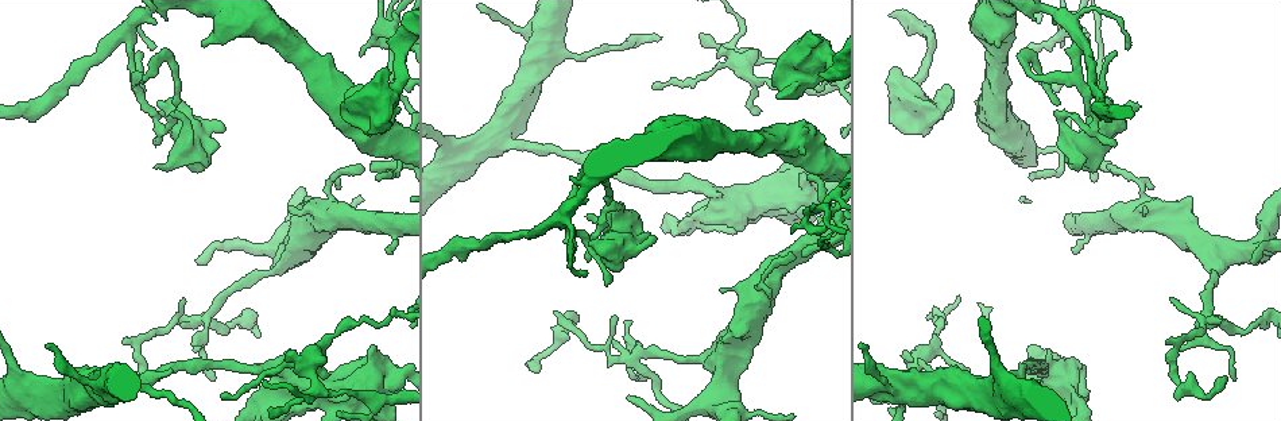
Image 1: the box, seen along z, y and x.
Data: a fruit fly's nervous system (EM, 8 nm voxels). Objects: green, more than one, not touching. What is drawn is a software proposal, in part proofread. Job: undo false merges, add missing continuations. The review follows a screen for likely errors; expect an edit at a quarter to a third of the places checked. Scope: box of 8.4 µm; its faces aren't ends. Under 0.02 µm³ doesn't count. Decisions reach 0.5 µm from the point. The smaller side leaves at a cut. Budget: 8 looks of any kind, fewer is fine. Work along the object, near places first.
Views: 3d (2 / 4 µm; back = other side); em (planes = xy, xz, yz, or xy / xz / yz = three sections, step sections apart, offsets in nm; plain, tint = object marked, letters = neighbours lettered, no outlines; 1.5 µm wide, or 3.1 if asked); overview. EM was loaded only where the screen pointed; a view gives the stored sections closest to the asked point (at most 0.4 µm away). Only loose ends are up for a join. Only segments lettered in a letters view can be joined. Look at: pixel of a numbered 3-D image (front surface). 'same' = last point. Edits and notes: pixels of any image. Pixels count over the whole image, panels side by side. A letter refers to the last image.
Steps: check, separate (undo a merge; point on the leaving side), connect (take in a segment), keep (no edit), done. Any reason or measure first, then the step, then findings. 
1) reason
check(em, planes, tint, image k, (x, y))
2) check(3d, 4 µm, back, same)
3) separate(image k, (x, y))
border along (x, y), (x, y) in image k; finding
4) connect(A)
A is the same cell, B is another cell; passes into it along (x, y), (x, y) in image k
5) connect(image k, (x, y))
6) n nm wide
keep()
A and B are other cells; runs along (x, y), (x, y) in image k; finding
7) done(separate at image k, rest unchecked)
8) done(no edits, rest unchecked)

stops while still wide
check(em, planes, letters, image 1, (156, 163))

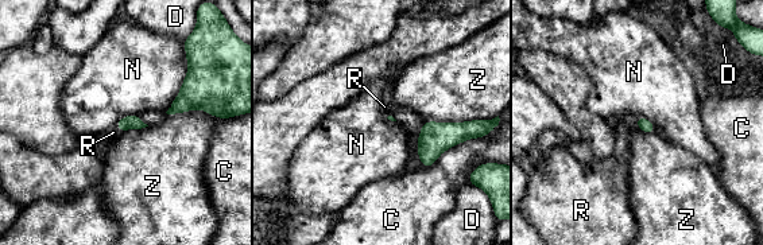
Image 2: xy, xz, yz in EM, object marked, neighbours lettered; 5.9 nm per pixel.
connect(R)
R is the same cell, C, D, N and Z are other cells; it goes on there

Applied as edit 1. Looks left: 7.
free end
check(3d, 4 µm, image 1, (1032, 180))

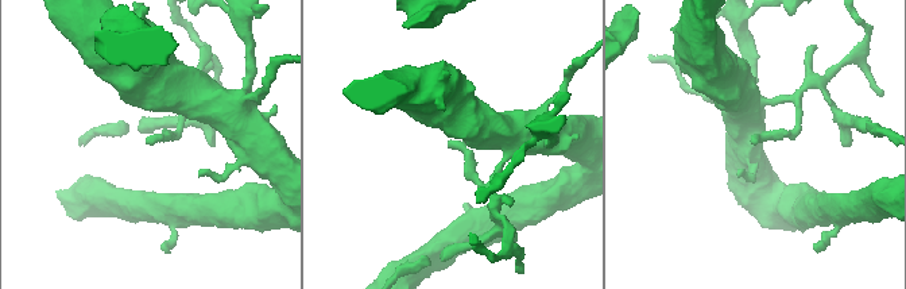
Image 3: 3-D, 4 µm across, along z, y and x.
check(em, planes, tint, image 3, (448, 140))

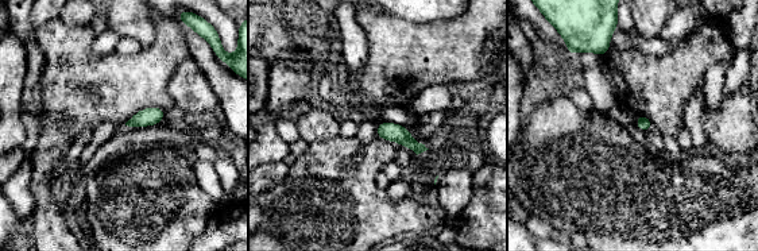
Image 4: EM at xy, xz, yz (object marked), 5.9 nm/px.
check(em, planes, letters, same)

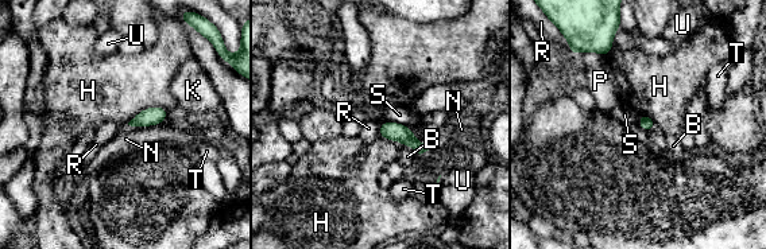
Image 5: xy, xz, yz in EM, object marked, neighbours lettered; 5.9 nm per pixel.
90 nm wide
keep()
B, H, K, N, P, R, S, T and U are other cells; none of them fits

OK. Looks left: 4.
thin end
check(3d, 4 µm, image 1, (1224, 379))

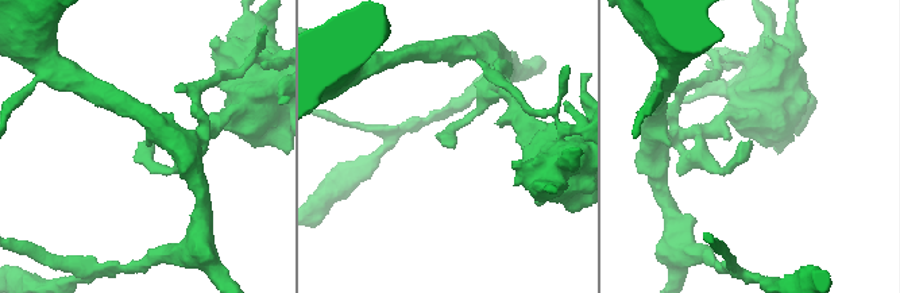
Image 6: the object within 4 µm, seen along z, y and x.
check(em, yz, step 4, tint, image 6, (750, 141))

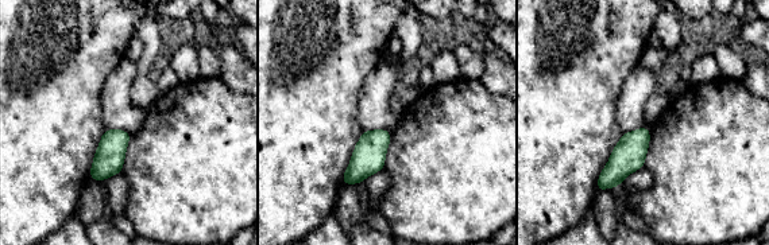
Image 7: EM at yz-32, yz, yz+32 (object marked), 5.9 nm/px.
cut it another way
check(em, planes, letters, same)

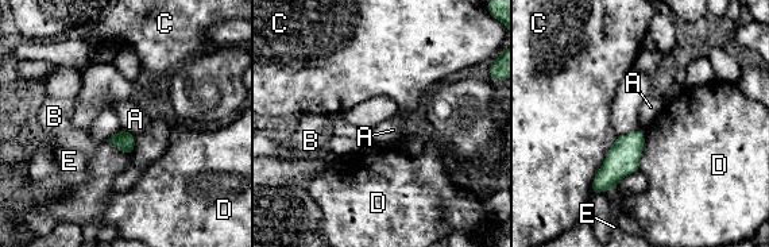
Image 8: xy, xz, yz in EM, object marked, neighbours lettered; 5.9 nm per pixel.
keep()
A, B, C, D and E are other cells; border along (122, 128), (135, 135) in image 8; no lettered segment goes on from it

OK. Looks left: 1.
done(connect at image 2, rest unchecked)

